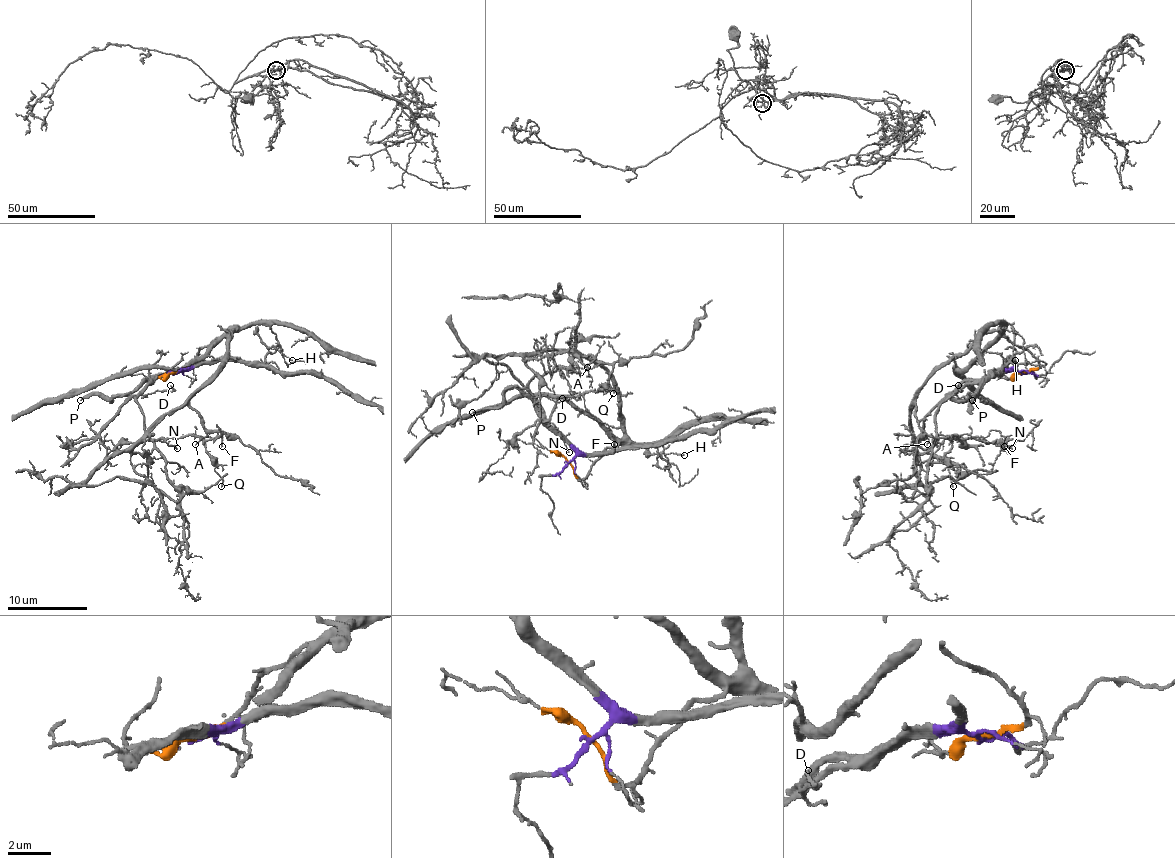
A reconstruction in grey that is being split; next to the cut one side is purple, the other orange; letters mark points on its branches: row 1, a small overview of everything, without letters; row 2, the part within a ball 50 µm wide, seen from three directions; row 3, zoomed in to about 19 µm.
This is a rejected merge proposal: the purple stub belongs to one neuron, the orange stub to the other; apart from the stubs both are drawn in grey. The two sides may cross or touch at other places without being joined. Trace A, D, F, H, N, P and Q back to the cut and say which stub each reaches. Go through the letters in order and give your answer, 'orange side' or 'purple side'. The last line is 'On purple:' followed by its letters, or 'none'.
A: orange side
D: purple side
F: orange side
H: purple side
N: orange side
P: purple side
Q: orange side
On purple: D, H, P

